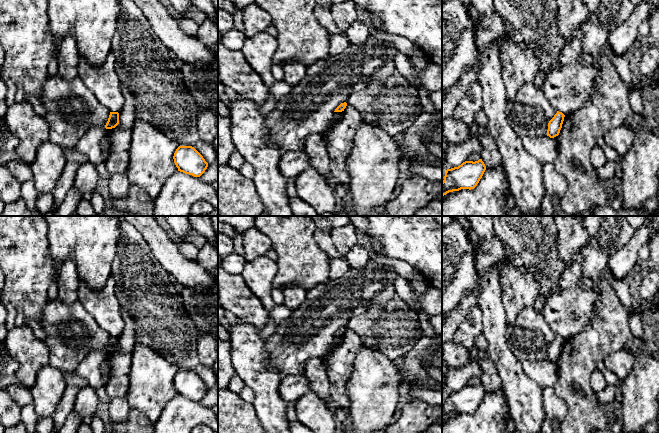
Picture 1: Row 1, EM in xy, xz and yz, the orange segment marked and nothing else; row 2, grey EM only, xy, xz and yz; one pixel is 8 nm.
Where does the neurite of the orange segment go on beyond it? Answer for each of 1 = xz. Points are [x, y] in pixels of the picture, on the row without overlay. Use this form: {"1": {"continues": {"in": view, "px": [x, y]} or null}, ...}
{"1": {"continues": null}}

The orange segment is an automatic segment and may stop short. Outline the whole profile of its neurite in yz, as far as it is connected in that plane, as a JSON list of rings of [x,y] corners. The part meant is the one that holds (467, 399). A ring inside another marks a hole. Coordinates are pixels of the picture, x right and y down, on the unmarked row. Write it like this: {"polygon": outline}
{"polygon": [[[482,383],[465,385],[458,391],[447,393],[442,405],[442,419],[461,413],[474,413],[482,402],[486,390]]]}

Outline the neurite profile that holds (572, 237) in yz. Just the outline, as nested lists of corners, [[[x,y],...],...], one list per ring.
[[[553,216],[557,229],[558,255],[566,269],[574,262],[574,255],[580,253],[588,243],[588,234],[583,226],[583,216]]]

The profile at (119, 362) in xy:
[[[121,309],[125,326],[119,336],[119,348],[112,353],[106,353],[108,362],[109,380],[105,385],[105,390],[111,399],[126,398],[129,387],[129,373],[131,370],[131,359],[135,340],[135,325],[128,312]]]

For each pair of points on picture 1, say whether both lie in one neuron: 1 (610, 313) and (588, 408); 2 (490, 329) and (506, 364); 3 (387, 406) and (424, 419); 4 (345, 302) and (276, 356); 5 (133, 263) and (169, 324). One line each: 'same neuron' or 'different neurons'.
1: same neuron
2: same neuron
3: different neurons
4: same neuron
5: same neuron

